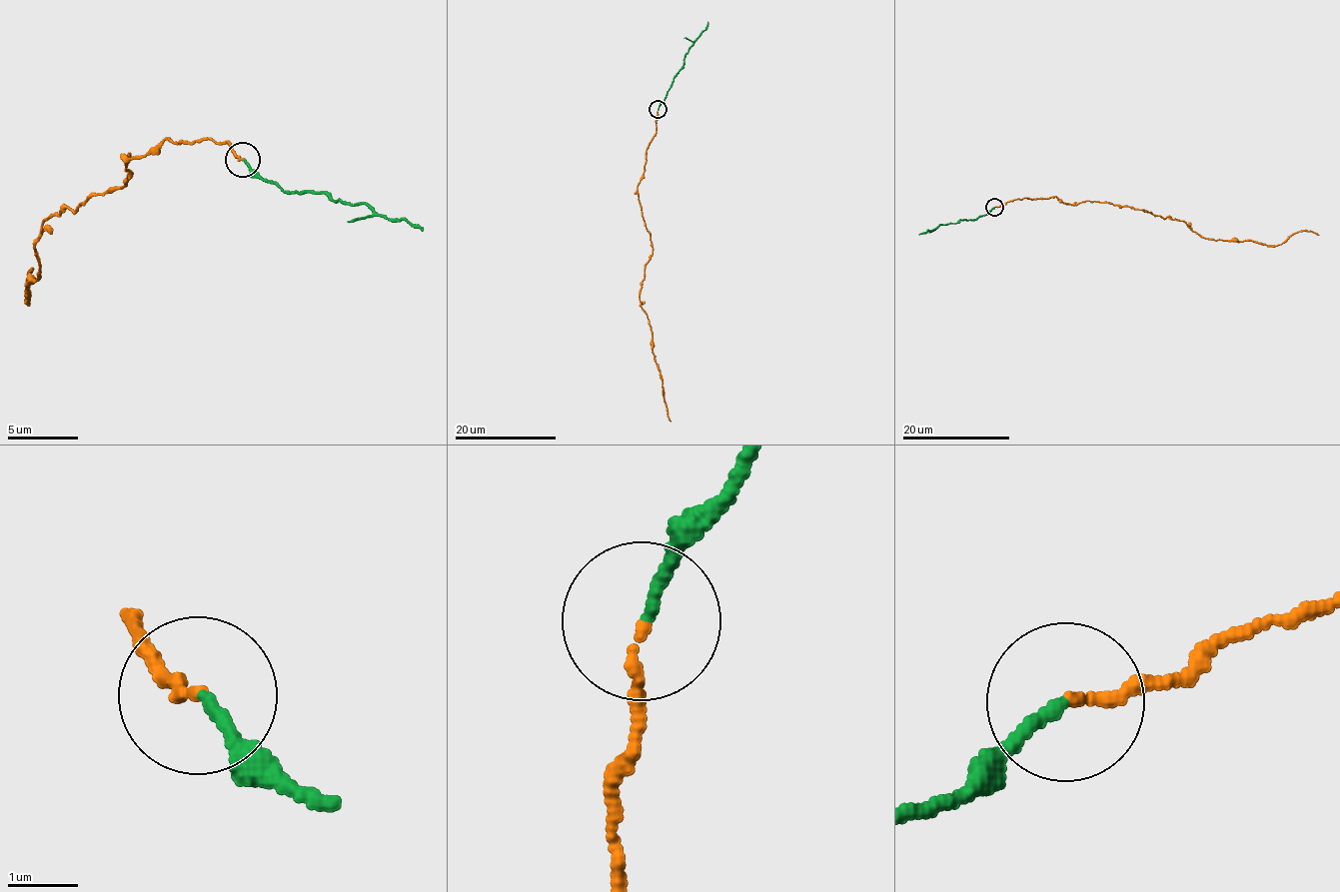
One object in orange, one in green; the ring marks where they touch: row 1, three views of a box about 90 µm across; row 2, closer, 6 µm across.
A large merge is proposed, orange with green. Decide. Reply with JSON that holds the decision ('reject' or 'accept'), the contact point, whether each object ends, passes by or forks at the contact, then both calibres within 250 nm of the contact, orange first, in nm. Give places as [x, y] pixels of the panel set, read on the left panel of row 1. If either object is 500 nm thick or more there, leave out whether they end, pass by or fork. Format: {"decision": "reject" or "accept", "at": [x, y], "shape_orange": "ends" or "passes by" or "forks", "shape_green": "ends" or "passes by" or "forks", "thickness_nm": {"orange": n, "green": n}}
{"decision": "accept", "at": [243, 160], "shape_orange": "ends", "shape_green": "ends", "thickness_nm": {"orange": 150, "green": 160}}

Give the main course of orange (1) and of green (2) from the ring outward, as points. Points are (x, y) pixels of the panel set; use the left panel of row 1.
1: (244, 159), (166, 140), (126, 154), (122, 186), (44, 220), (30, 283)
2: (244, 159), (264, 178), (293, 193), (320, 190), (334, 200), (365, 203), (388, 219), (415, 225), (423, 231)

